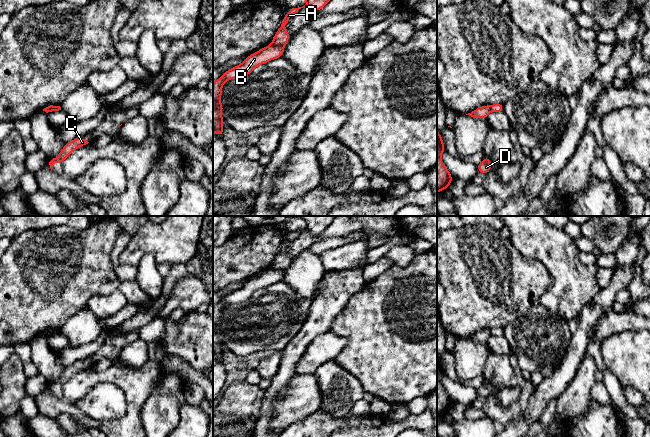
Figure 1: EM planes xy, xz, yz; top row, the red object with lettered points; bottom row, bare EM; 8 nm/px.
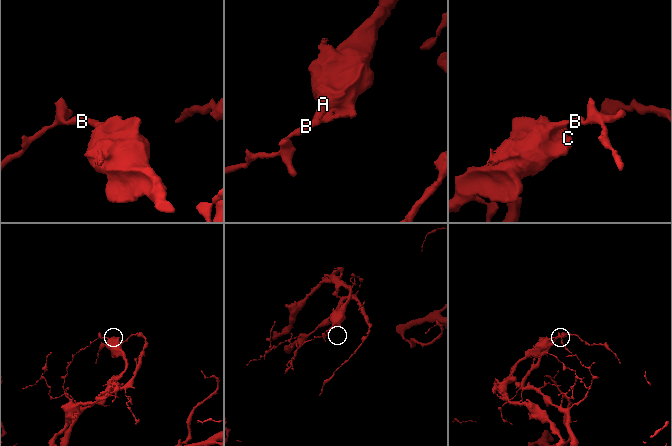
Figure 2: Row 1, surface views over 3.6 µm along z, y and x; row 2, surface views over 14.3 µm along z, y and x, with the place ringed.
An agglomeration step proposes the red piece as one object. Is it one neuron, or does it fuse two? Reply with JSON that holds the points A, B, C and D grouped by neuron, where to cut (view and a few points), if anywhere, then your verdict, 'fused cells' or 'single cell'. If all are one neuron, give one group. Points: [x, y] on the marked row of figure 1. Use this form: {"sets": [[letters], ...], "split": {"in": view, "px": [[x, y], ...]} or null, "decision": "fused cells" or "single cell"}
{"sets": [["A", "C", "D"], ["B"]], "split": {"in": "xz", "px": [[272, 43], [283, 47]]}, "decision": "fused cells"}

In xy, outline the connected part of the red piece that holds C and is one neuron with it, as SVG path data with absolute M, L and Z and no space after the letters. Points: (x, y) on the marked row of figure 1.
M78 137L66 144L64 144L63 149L61 150L60 154L53 158L50 162L50 168L53 169L53 166L56 162L58 162L61 166L64 160L76 149L88 144L89 142L82 137Z

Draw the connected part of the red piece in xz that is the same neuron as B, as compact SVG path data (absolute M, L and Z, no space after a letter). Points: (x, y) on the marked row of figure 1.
M271 44L263 47L259 51L246 57L243 63L225 71L218 80L213 82L213 132L220 137L224 137L222 126L224 120L221 114L224 106L220 103L223 84L233 78L243 78L248 76L255 67L283 57L283 53L283 46Z

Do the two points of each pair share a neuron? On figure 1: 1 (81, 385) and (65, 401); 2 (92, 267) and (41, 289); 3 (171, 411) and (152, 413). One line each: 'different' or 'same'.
1: same
2: same
3: same

